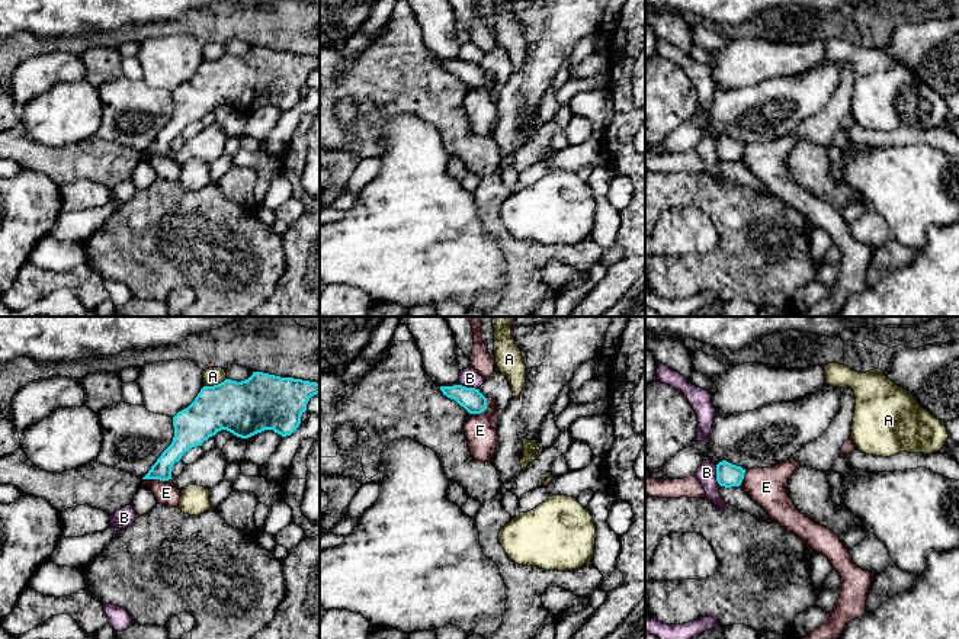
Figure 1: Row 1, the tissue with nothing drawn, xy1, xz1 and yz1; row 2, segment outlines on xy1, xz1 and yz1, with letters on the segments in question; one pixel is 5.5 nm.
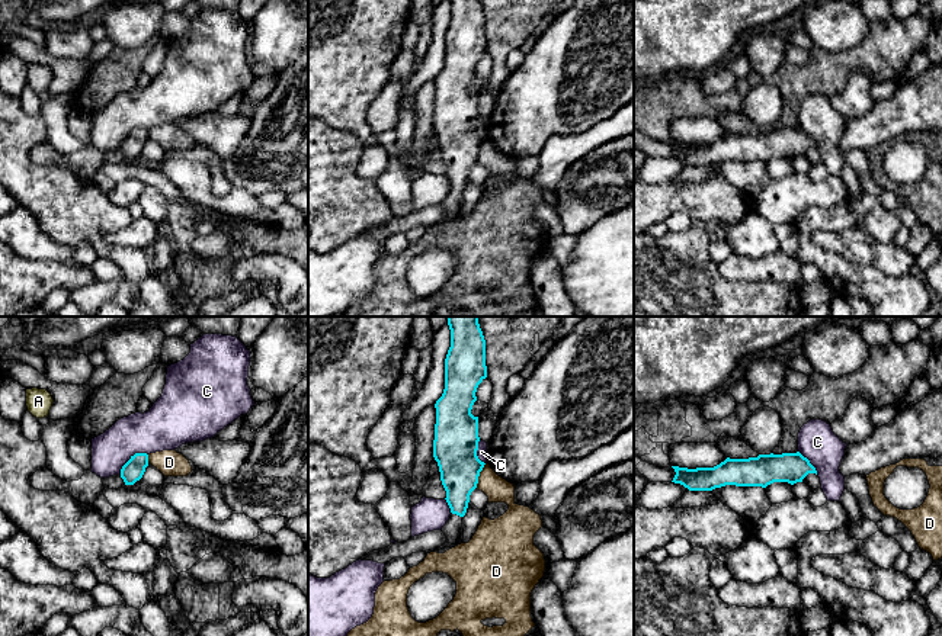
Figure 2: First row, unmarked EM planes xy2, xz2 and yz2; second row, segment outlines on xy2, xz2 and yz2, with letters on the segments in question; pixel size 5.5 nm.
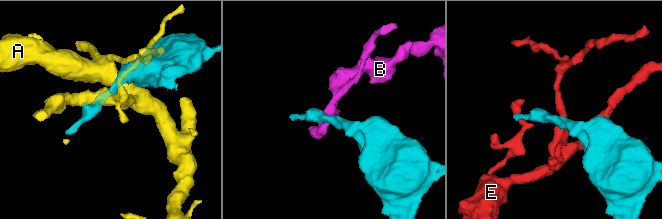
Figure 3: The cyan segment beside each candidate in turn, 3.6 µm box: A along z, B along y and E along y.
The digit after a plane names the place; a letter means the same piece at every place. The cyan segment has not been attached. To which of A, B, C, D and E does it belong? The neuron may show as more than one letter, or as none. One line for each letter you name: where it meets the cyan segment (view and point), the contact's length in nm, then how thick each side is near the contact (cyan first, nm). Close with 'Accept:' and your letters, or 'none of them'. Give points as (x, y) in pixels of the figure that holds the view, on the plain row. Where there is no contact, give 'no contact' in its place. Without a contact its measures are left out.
Accept: none of them

